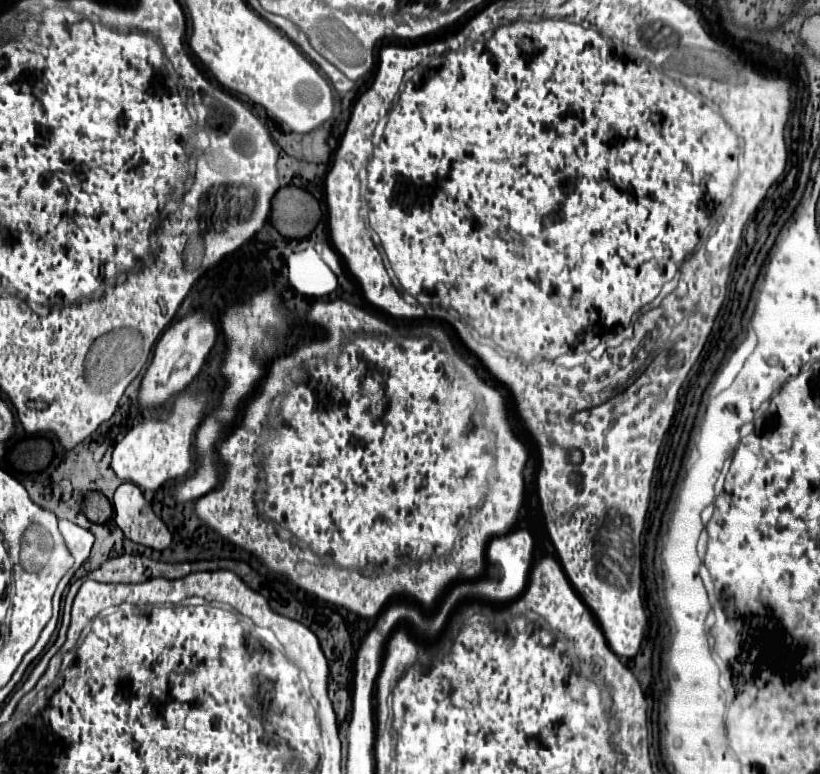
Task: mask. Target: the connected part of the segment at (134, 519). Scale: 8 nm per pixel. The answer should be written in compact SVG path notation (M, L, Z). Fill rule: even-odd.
M122 483L114 493L114 521L124 535L140 545L152 549L166 549L172 543L168 527L154 515L144 501L142 491L134 483Z

